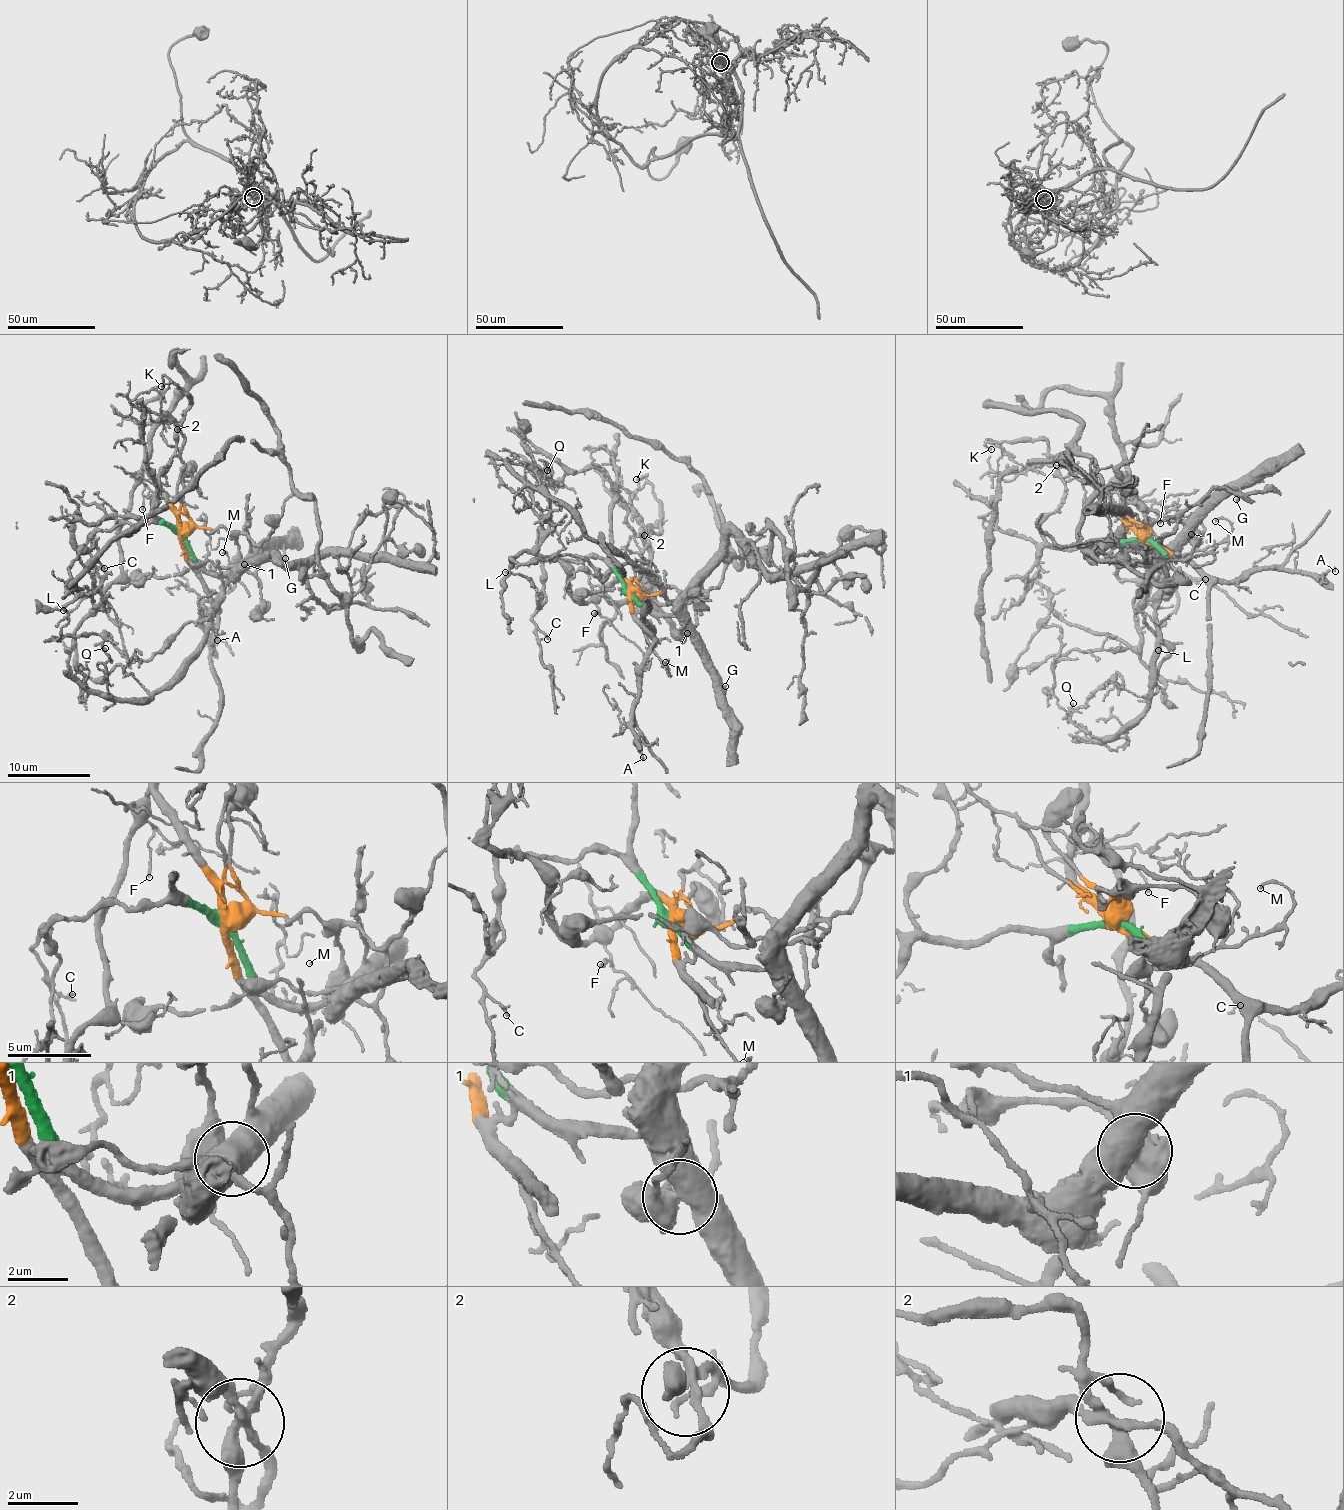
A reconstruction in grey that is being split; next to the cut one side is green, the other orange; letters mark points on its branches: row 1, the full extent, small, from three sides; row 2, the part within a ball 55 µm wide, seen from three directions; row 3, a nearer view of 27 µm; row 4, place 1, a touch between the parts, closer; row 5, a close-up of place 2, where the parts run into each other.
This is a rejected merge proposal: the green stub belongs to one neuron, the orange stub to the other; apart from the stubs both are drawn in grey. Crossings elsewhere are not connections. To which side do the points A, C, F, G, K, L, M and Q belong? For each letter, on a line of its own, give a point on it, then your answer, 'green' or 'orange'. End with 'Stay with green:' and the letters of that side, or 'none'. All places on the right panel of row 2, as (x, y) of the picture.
A: at (1335, 571); orange
C: at (1205, 579); green
F: at (1160, 523); orange
G: at (1236, 499); green
K: at (991, 449); green
L: at (1158, 650); green
M: at (1215, 521); orange
Q: at (1073, 703); green
Stay with green: C, G, K, L, Q

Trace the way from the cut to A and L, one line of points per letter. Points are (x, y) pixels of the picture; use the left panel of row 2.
A: (180, 533), (190, 566), (216, 606), (214, 615), (207, 611), (202, 615), (203, 628), (209, 639), (218, 641)
L: (180, 533), (152, 521), (98, 529), (92, 536), (99, 551), (93, 591), (67, 612), (62, 609)

